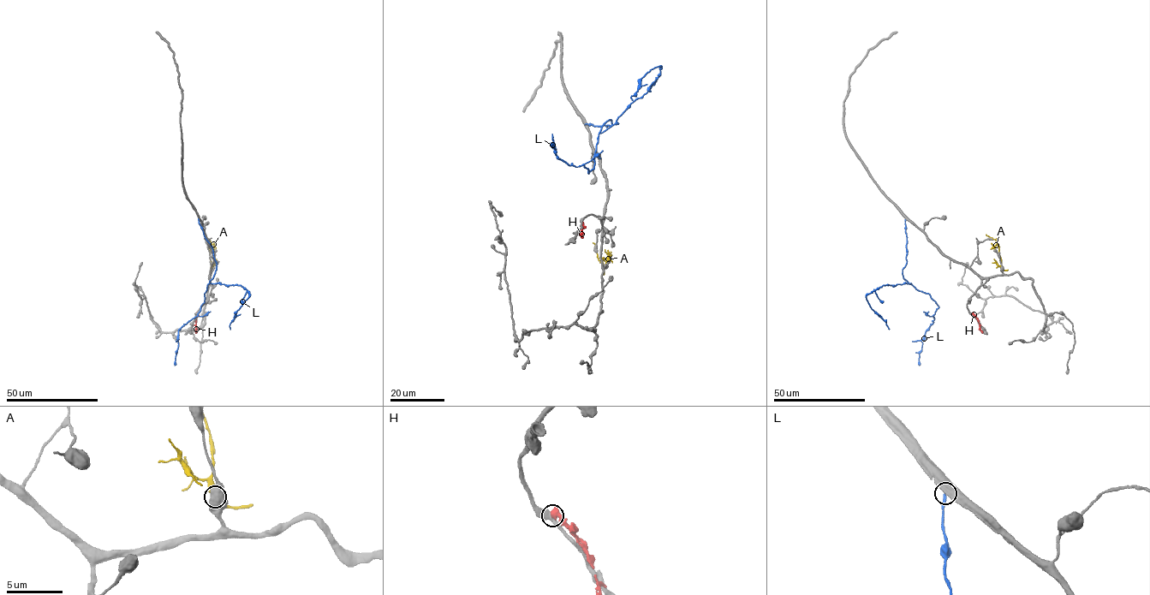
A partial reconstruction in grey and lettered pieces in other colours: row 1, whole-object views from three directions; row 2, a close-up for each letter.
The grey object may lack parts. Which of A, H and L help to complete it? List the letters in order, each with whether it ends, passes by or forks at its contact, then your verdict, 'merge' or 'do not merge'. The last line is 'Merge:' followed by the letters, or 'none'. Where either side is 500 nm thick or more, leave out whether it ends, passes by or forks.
A: do not merge
H: do not merge
L: do not merge
Merge: none

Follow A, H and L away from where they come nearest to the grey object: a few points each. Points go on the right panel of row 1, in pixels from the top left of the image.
A: (1002, 268), (998, 245), (986, 235)
H: (972, 313), (982, 333)
L: (906, 218), (903, 278), (927, 293), (938, 307), (920, 340), (919, 365)

